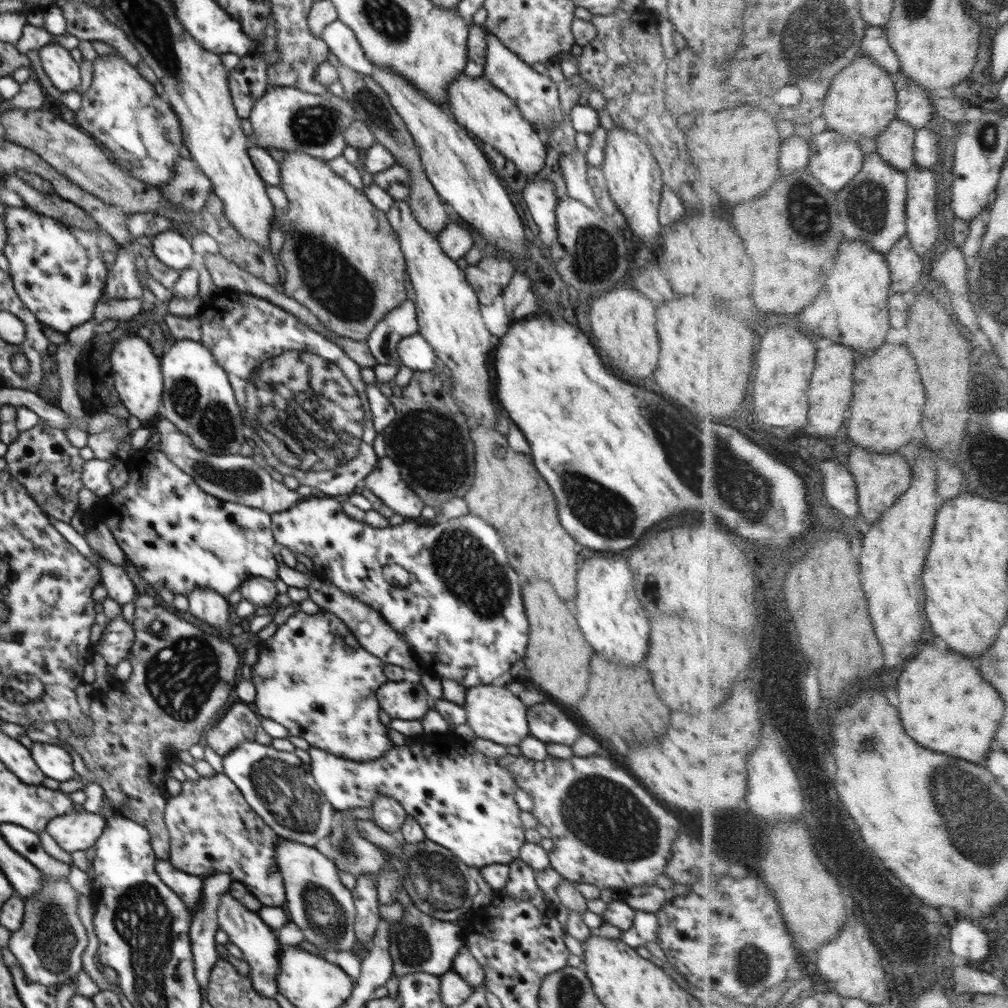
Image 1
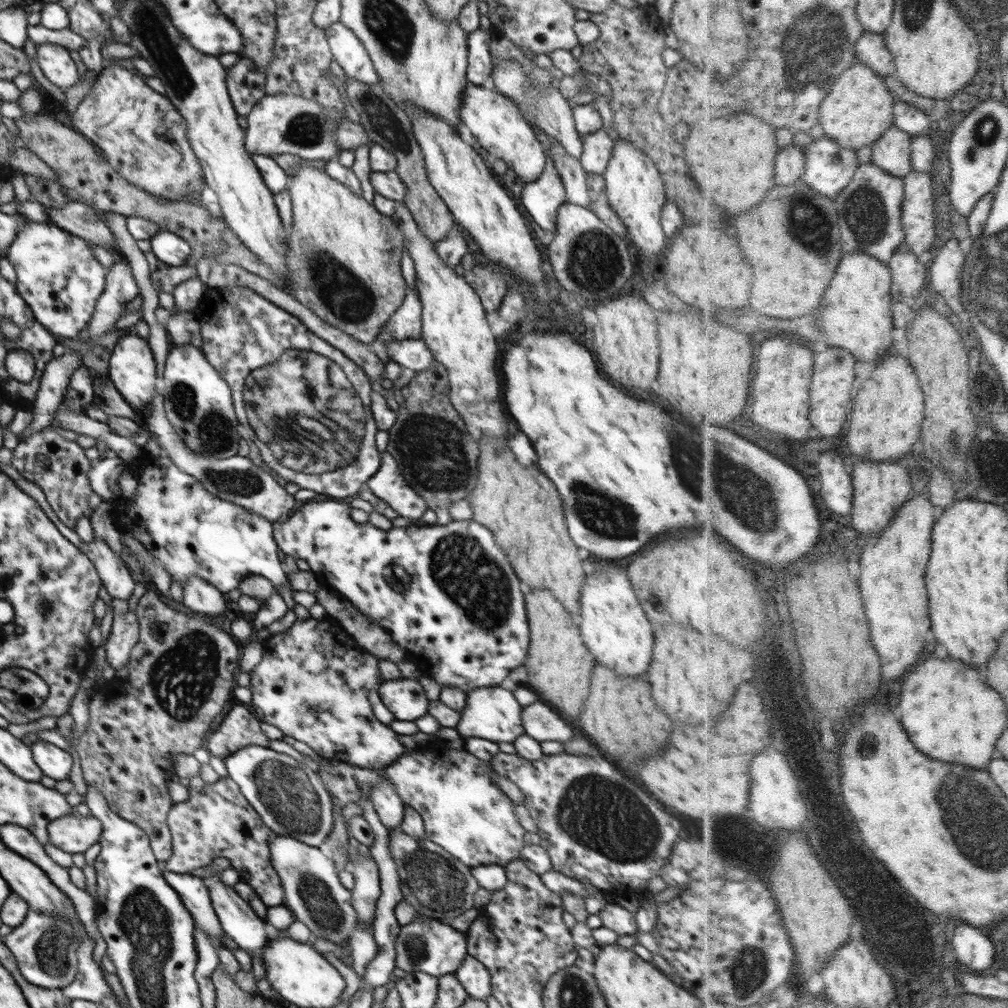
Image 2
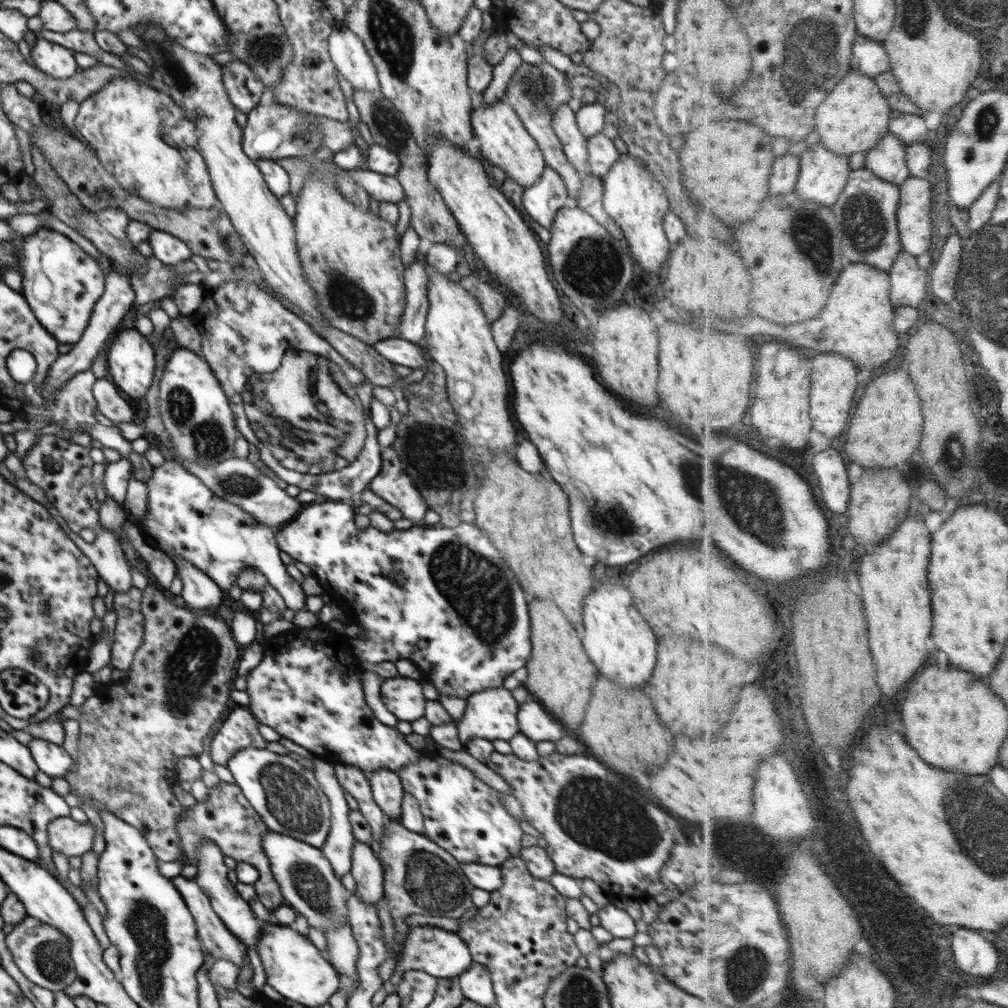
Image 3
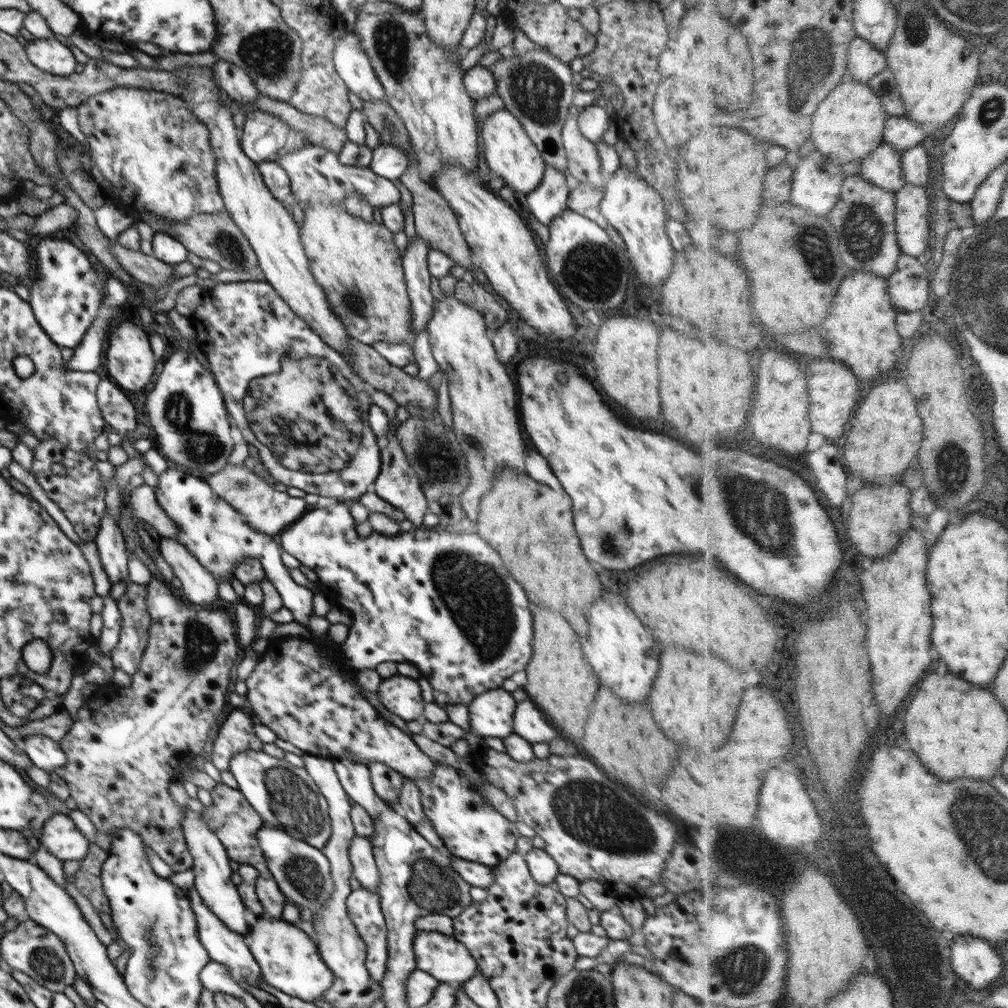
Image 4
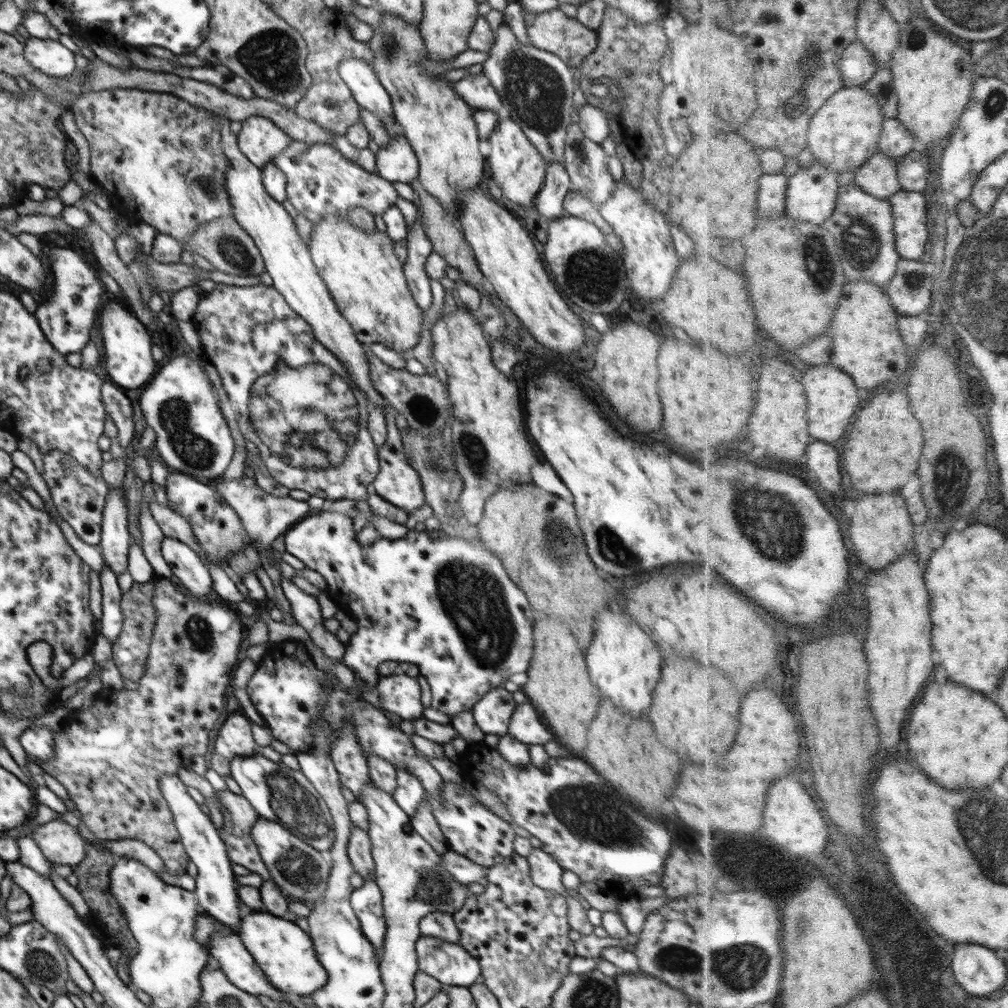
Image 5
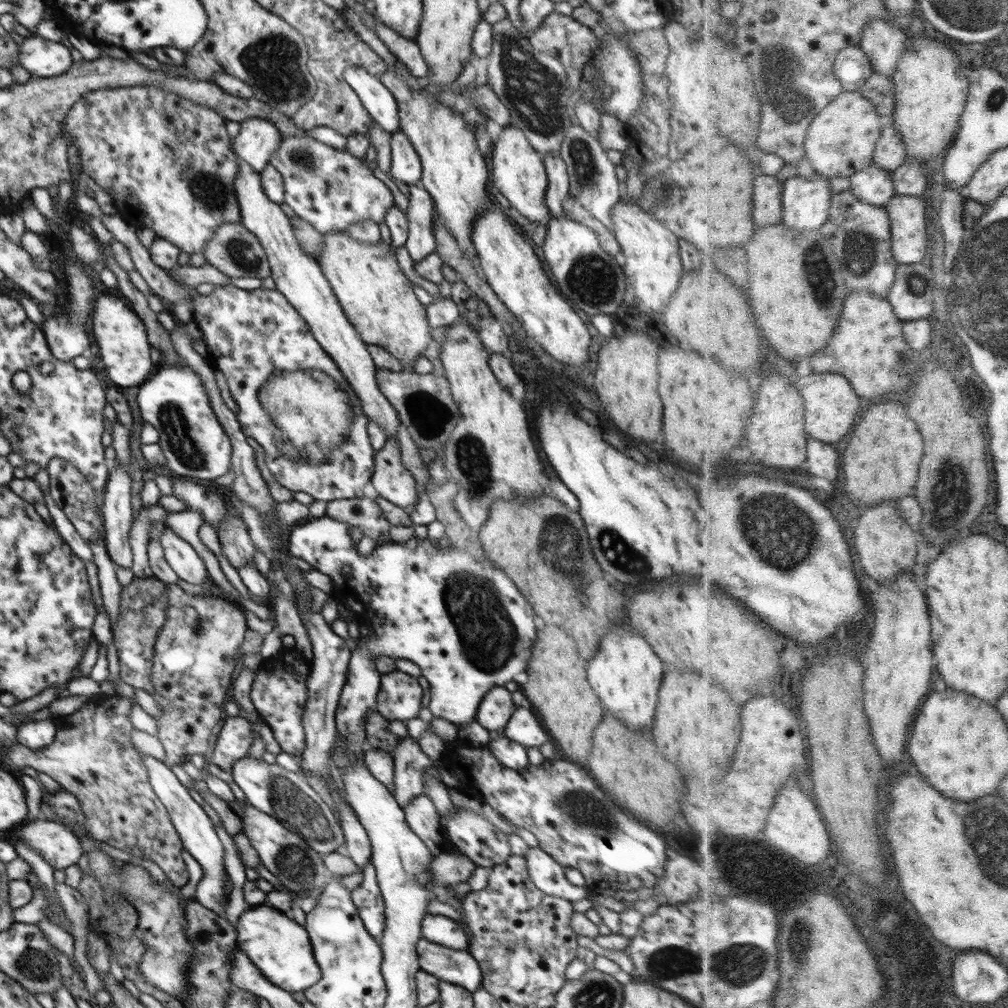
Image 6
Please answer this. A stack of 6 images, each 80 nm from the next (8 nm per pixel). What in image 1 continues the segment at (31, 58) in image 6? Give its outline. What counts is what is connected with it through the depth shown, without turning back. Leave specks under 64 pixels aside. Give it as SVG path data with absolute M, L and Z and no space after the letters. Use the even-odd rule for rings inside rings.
M58 43L38 49L42 68L54 87L62 93L80 90L82 74L70 51Z

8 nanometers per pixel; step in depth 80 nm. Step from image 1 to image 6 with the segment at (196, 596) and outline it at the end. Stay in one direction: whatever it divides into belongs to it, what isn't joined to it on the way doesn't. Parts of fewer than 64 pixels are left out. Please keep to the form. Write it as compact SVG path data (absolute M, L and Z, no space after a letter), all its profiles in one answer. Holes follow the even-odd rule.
M165 526L160 531L159 538L164 558L180 580L194 584L194 586L200 586L208 580L209 574L202 558L170 526Z

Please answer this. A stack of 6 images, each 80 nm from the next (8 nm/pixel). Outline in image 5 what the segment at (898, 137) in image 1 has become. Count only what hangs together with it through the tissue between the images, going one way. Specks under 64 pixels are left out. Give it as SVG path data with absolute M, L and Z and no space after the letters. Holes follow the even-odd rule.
M878 151L857 170L855 181L882 200L891 199L903 189L898 172L899 163L885 152Z

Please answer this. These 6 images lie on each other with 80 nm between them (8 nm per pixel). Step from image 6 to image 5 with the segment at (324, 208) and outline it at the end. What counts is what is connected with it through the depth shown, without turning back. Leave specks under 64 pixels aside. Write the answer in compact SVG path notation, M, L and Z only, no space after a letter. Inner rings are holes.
M296 141L277 154L272 162L286 177L285 191L290 204L308 221L322 221L322 217L347 219L348 211L354 207L364 207L372 215L382 215L396 204L399 195L389 180L370 173L346 158L336 148L328 144L306 144Z

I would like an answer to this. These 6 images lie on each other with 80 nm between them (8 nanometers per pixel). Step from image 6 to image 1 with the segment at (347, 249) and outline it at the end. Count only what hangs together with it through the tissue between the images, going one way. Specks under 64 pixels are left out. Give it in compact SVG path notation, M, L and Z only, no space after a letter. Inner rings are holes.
M286 150L286 155L281 162L278 162L281 170L281 186L280 188L285 192L288 200L288 211L275 213L275 220L271 224L271 228L280 228L284 234L284 245L282 247L282 254L280 254L280 262L286 268L286 276L283 276L282 285L283 292L286 296L294 298L296 302L306 306L310 312L313 312L318 320L326 328L333 330L340 337L350 338L366 342L369 334L374 330L374 327L380 322L389 311L394 310L400 306L407 299L406 286L404 285L404 270L405 270L405 256L403 255L398 235L396 231L390 226L390 221L384 212L375 208L369 201L363 190L354 188L346 179L334 172L326 160L314 158L301 150Z

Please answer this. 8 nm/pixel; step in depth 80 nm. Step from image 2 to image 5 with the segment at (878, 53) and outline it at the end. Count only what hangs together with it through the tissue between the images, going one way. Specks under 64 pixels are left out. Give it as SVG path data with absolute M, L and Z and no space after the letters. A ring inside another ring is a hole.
M859 38L845 50L842 57L845 86L866 86L878 74L880 67L878 58Z

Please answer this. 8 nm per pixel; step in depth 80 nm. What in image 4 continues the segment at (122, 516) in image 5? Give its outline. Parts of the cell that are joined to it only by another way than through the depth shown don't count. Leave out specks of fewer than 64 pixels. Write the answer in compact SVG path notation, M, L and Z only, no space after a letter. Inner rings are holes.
M105 513L102 517L94 541L98 547L102 568L111 584L124 582L129 585L131 583L128 569L130 552L126 549L118 521L110 513Z

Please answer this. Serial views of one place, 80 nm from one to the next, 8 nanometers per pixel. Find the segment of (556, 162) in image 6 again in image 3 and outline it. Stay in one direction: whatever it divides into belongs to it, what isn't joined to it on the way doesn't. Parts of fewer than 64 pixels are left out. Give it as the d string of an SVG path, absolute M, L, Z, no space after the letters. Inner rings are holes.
M552 167L545 169L536 184L524 188L522 206L540 226L550 228L558 210L565 205L569 197L563 178Z

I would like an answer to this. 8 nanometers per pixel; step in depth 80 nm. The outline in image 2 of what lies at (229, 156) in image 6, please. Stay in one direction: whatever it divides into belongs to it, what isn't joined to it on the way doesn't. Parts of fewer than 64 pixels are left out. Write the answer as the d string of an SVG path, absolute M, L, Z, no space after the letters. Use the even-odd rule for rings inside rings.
M104 64L97 74L96 83L88 90L76 111L71 115L72 127L89 139L109 161L111 167L130 184L146 190L154 197L166 201L186 201L195 190L202 191L205 178L196 153L186 138L186 124L174 104L158 92L154 92L142 78L118 64Z

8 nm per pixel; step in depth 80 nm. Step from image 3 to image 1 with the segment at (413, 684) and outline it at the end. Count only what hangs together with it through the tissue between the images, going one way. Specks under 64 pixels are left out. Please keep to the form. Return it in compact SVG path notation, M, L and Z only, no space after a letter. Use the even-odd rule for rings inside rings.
M388 681L378 691L378 702L392 719L421 720L428 712L428 694L422 684Z

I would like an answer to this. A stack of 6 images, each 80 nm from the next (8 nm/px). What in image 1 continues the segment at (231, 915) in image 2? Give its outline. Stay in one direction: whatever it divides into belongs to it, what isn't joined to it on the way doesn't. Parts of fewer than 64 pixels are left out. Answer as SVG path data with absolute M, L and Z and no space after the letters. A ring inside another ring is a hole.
M226 891L219 900L217 908L219 928L229 936L229 940L236 944L243 952L245 961L251 966L250 980L254 990L269 999L278 994L276 977L279 967L279 952L283 949L270 928L258 913L248 910L239 900Z

